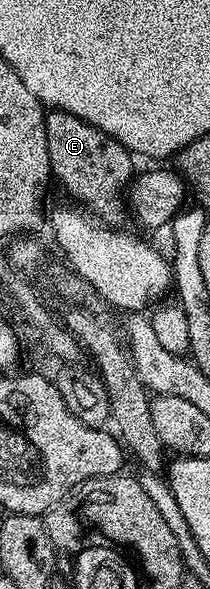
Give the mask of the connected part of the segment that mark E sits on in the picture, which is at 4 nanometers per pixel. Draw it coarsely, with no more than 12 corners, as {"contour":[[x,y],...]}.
{"contour":[[49,111],[52,175],[77,205],[123,225],[133,153]]}

